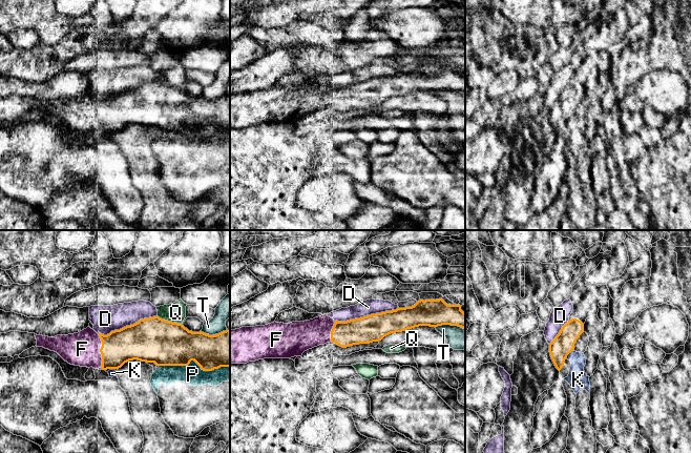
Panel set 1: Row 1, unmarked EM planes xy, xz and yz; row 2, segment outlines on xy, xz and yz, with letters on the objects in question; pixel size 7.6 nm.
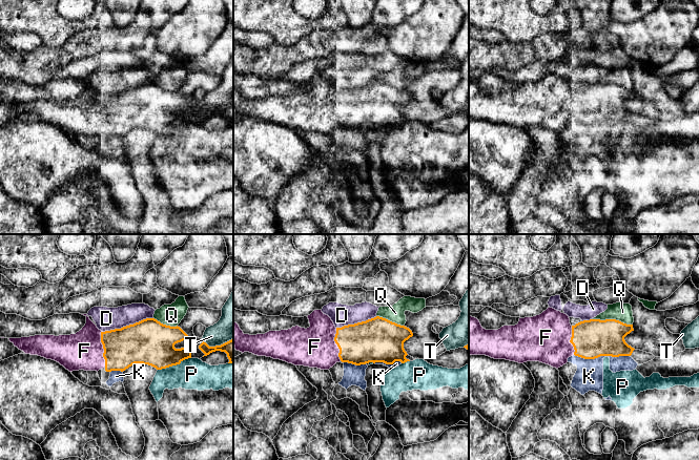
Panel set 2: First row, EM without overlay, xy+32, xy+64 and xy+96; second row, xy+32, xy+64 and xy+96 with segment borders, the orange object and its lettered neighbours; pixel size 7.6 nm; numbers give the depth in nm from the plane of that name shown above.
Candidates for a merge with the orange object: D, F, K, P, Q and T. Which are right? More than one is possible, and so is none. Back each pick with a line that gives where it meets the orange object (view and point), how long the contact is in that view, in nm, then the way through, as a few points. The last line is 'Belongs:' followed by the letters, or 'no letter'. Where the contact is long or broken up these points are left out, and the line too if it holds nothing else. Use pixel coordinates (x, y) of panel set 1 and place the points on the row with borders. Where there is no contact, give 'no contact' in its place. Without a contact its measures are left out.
F: contact xy (100, 350); length 240 nm
Belongs: F

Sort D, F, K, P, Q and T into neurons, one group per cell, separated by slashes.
D / F / K P / Q / T

